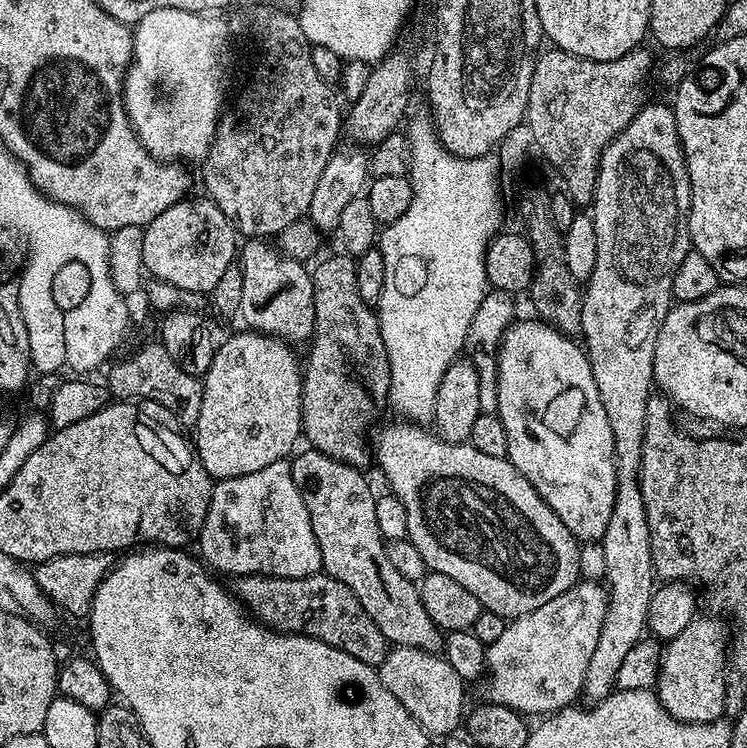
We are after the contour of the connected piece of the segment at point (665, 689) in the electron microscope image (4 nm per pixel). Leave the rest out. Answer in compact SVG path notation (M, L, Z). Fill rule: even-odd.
M707 615L693 618L690 626L686 626L686 630L678 634L678 638L667 641L660 658L660 675L656 677L654 685L654 691L664 709L675 720L681 720L684 724L705 724L724 716L724 670L728 666L730 628L723 619Z

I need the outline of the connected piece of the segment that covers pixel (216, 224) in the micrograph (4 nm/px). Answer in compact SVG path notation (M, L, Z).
M192 199L180 200L144 225L142 262L149 277L165 280L182 290L210 294L222 279L222 273L237 259L238 233L212 200Z

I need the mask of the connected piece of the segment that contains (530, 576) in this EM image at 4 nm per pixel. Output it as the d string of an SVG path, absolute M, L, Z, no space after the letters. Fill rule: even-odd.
M415 422L399 423L386 425L376 440L374 436L374 460L380 463L392 487L391 495L397 496L406 508L408 539L418 546L418 554L422 554L431 571L454 578L478 598L483 611L505 618L530 614L530 610L546 606L550 598L558 598L558 594L577 583L580 544L507 458L490 458L490 454L481 454L467 442L451 444Z

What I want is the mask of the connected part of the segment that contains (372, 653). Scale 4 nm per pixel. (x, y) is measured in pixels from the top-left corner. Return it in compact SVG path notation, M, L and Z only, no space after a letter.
M317 574L307 576L306 578L274 578L273 576L237 576L235 577L234 595L249 613L255 619L259 620L266 628L273 628L275 632L292 632L296 636L309 636L318 642L326 642L326 646L334 646L338 650L346 650L346 654L351 654L352 657L358 658L358 662L366 662L373 666L378 666L386 658L386 654L390 650L390 645L387 638L382 634L382 630L378 630L378 626L374 626L374 622L370 618L370 614L366 614L366 610L362 610L362 602L358 602L358 598L354 598L354 590L350 590L350 586L346 586L342 582L338 582L334 577L327 574Z

